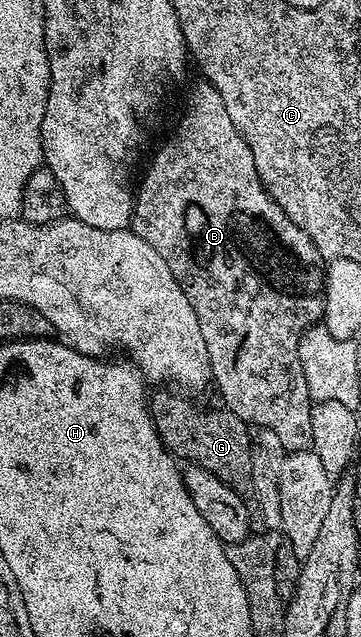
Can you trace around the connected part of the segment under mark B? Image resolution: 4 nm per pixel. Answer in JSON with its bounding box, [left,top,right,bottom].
[130,81,326,452]

